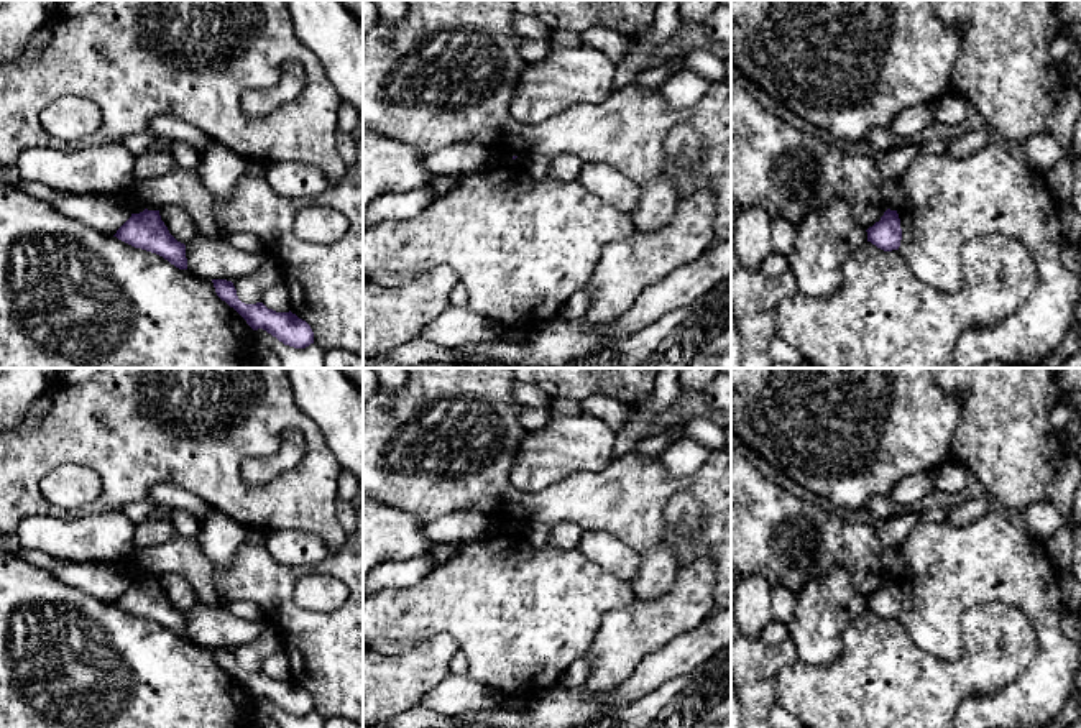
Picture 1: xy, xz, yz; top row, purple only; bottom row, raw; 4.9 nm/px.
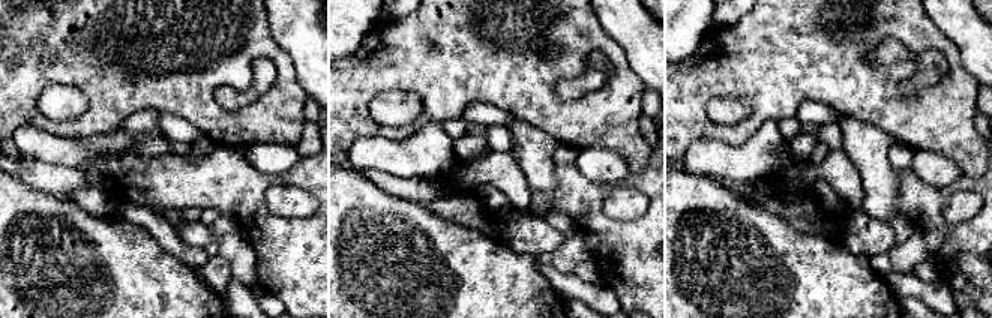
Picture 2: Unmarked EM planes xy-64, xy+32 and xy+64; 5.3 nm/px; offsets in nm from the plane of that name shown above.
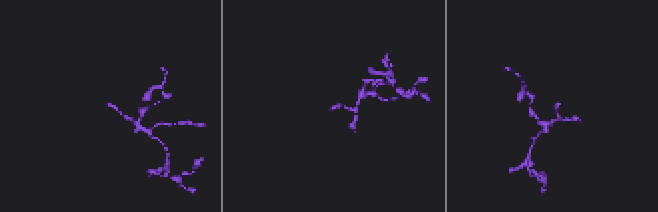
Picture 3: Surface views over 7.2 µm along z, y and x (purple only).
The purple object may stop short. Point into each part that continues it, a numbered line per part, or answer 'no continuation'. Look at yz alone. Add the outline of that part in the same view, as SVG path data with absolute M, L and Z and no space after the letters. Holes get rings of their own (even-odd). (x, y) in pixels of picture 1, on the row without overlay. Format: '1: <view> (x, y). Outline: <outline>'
no continuation

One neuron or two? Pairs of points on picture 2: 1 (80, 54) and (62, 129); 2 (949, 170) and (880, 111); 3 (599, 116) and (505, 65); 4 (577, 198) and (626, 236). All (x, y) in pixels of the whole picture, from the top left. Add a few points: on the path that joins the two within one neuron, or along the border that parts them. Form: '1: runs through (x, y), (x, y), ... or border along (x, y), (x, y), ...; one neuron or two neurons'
1: runs through (95, 77), (95, 110), (84, 120); one neuron
2: border along (916, 150), (932, 150), (944, 155), (956, 167); two neurons
3: runs through (575, 116), (556, 116), (529, 89); one neuron
4: runs through (590, 204), (593, 213), (613, 233); one neuron

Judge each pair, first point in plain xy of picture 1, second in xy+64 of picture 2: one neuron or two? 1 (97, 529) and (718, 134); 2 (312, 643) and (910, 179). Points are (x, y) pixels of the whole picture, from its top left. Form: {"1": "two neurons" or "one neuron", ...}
{"1": "two neurons", "2": "one neuron"}

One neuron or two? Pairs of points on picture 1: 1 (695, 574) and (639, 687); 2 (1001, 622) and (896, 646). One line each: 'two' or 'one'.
1: two
2: one

